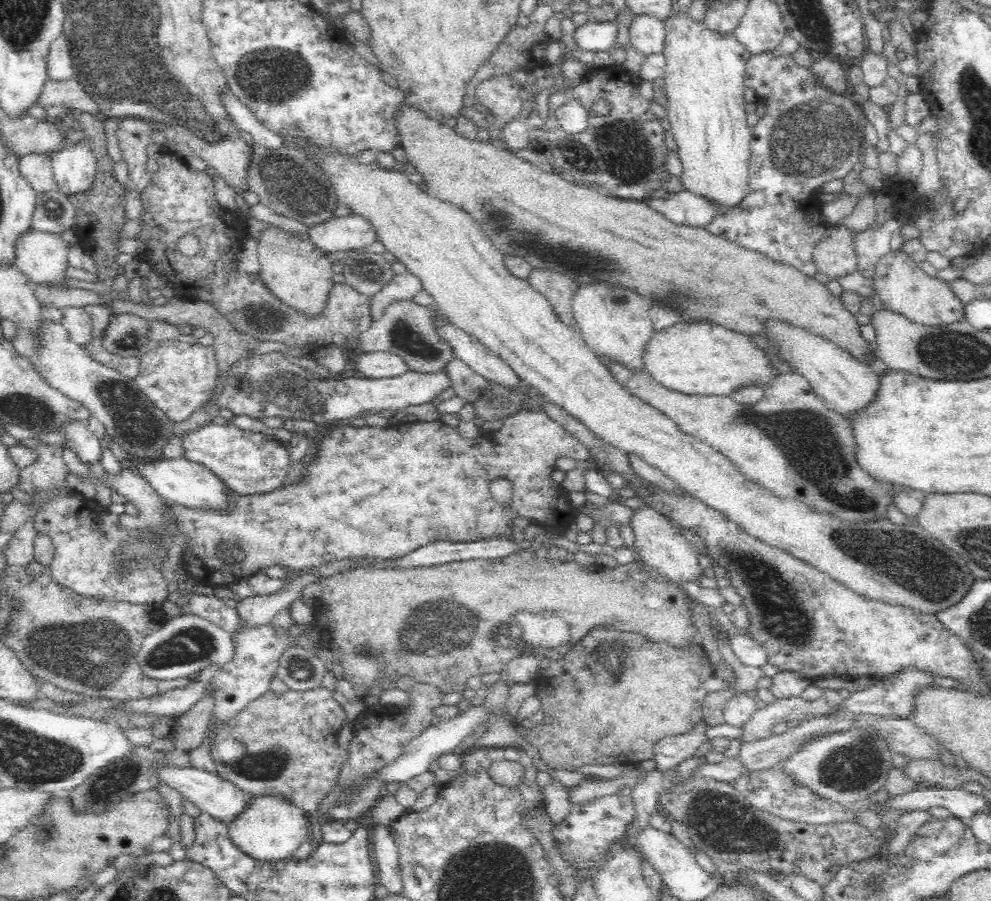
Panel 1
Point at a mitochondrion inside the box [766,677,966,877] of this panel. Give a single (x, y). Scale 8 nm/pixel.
(852, 767)

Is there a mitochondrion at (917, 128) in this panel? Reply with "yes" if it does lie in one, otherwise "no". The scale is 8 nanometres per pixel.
no

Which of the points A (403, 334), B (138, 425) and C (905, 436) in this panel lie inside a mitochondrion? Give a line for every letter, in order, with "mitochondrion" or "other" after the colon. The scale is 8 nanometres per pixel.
A: mitochondrion
B: mitochondrion
C: other

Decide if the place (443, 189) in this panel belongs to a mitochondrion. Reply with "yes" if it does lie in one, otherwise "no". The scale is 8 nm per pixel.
no

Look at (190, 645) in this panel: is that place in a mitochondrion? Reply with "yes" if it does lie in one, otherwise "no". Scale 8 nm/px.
yes

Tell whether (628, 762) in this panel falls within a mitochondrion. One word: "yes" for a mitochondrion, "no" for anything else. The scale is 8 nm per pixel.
no

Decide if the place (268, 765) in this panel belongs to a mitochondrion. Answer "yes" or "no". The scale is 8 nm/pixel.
yes

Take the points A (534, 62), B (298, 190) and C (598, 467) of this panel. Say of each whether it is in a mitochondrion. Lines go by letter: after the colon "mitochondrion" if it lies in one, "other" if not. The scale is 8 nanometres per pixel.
A: other
B: mitochondrion
C: other

